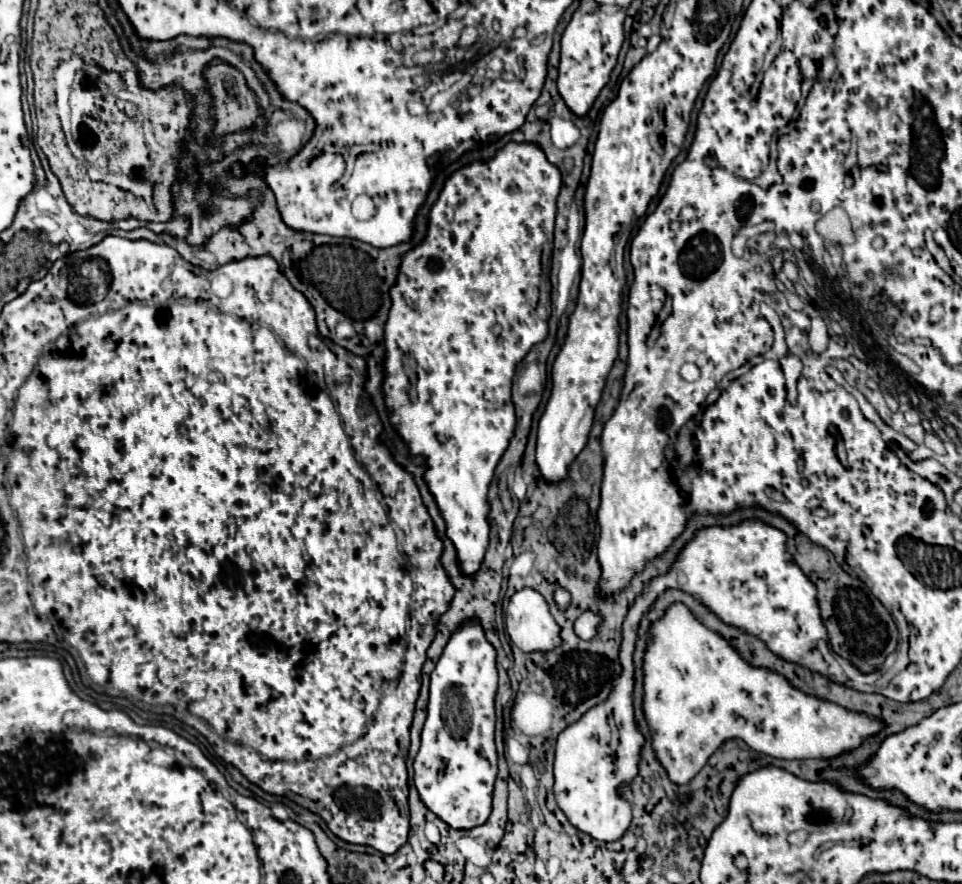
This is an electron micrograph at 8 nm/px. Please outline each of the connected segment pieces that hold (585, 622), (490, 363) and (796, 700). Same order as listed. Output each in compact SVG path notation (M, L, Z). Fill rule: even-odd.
M584 610L582 616L574 622L574 632L582 640L594 640L602 626L602 616L594 614L594 610Z
M510 142L506 144L502 150L498 150L498 154L482 164L482 162L474 162L468 164L460 170L456 170L444 184L436 204L430 210L430 228L428 228L428 236L424 238L424 242L420 246L416 246L414 250L410 250L404 260L402 260L402 268L398 274L398 284L390 290L392 296L392 310L388 314L388 322L386 322L386 378L384 378L384 396L386 396L386 406L390 410L390 422L398 428L400 436L406 440L410 454L422 454L426 456L426 482L430 492L434 494L438 508L442 510L442 516L448 524L448 538L454 542L456 550L458 550L458 560L462 566L464 574L474 574L480 568L480 562L484 558L484 552L488 548L488 486L492 482L494 476L494 468L500 460L500 456L504 454L504 450L508 448L508 442L514 434L514 426L516 426L516 418L514 418L514 404L510 400L510 386L512 386L512 378L514 378L514 370L516 364L526 356L526 352L542 342L548 334L548 316L550 316L550 258L552 258L552 232L554 232L554 216L556 216L556 198L560 192L560 170L556 166L552 166L544 152L536 146L536 144L516 144Z
M684 604L670 606L664 618L652 626L652 644L644 658L644 714L654 734L652 746L656 758L674 784L690 782L708 762L710 754L730 738L742 738L752 750L774 758L834 758L840 752L860 746L864 738L884 726L866 714L856 714L838 704L806 696L772 670L746 664L722 636L702 626Z

